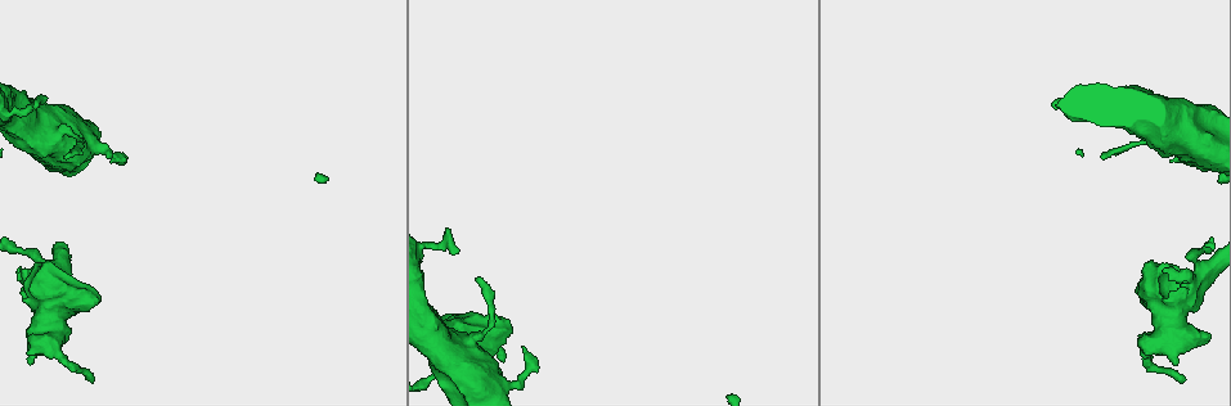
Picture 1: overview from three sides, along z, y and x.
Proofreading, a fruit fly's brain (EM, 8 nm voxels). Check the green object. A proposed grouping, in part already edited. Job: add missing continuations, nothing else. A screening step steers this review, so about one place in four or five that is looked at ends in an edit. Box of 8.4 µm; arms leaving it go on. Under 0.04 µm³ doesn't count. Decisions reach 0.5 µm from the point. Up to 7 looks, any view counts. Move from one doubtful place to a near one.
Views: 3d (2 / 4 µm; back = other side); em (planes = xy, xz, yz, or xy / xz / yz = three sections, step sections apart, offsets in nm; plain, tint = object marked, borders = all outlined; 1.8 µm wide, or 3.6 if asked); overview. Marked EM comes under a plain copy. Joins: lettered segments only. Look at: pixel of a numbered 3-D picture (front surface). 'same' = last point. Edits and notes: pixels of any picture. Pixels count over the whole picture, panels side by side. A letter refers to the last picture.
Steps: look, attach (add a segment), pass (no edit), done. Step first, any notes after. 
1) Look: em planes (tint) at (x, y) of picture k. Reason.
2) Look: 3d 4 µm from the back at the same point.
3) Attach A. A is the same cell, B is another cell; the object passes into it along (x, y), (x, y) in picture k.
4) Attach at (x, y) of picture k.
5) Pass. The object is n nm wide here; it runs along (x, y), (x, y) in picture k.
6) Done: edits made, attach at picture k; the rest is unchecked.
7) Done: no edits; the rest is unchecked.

Look: 3d 2 µm from the back at (1185, 379) of picture 1. Thin end.

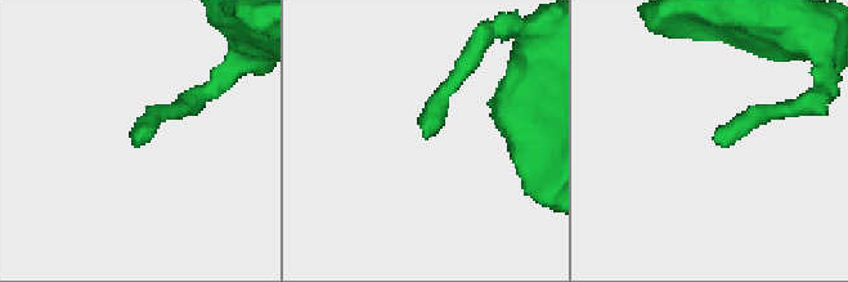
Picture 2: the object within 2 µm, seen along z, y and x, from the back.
Look: em planes (tint) at (716, 138) of picture 2. Shape alone is not enough.

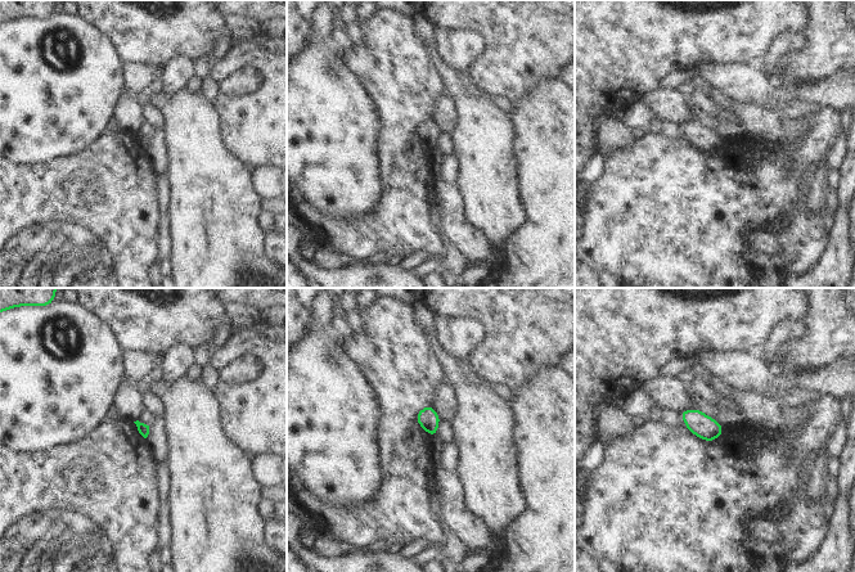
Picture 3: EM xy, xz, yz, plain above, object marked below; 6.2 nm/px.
Look: em planes (borders) at the same point.

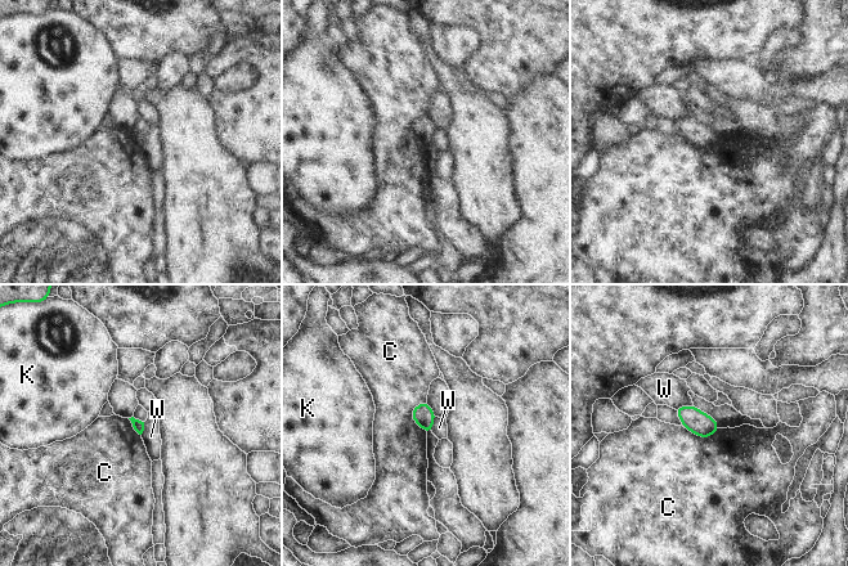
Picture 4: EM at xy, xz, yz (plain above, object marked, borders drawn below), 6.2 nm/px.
Pass. The longest contact is with C, 220 nm; C, K and W are other cells; none of them fits.

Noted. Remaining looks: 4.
Look: em xz step 16 (borders) at (1170, 162) of picture 1. Branch stops here.

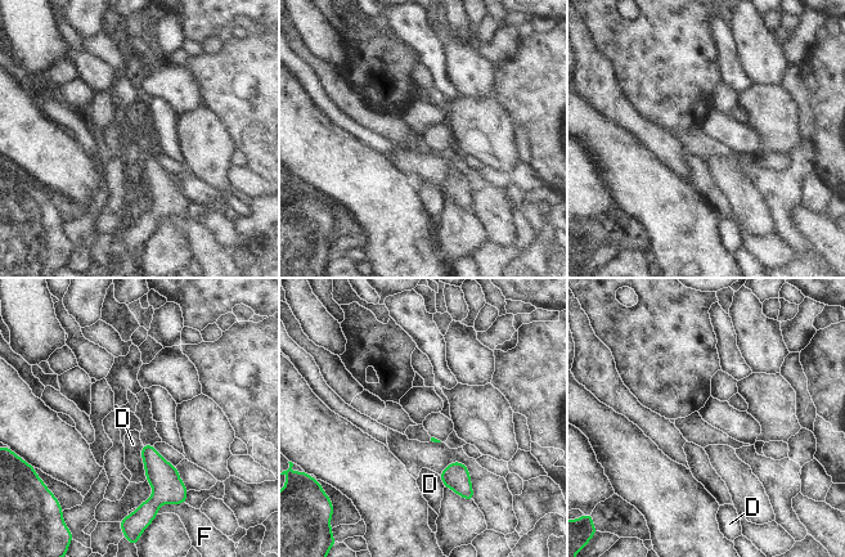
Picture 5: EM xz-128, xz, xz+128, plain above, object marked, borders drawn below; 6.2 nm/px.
Look: em planes (borders) at the same point.

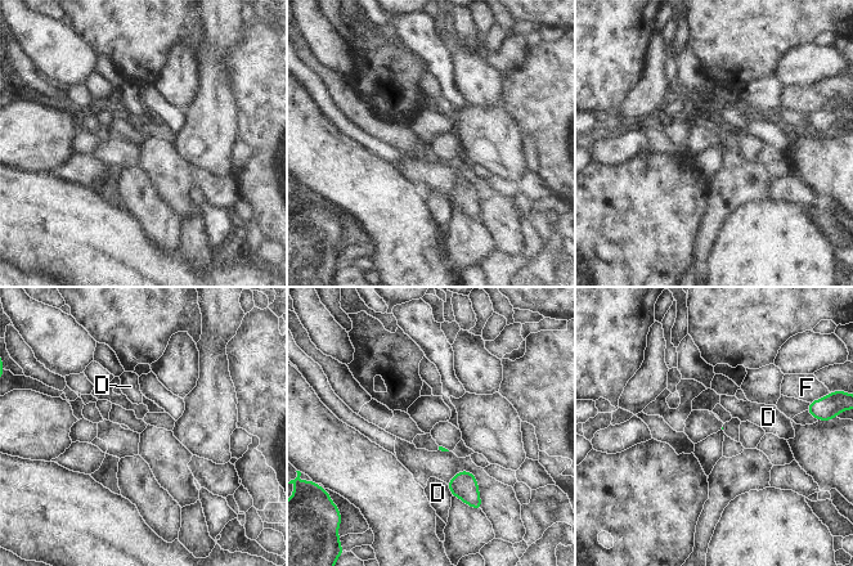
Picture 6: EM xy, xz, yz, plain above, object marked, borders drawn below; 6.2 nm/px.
Pass. D and F are other cells; no lettered segment goes on from it.

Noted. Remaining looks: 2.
Look: em planes (borders) at (457, 253) of picture 1. Thin end.

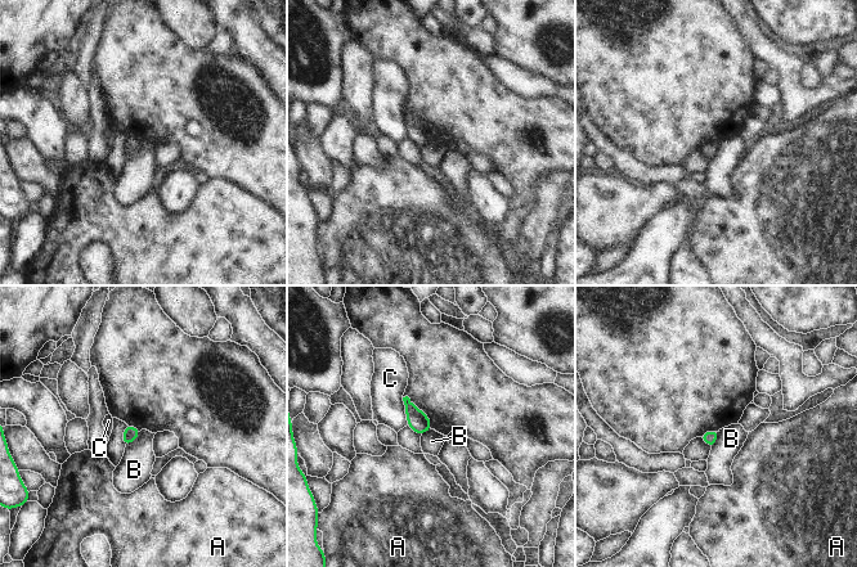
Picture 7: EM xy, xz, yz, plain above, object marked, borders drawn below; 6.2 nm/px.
Pass. The longest contact is with C, 180 nm; A, B and C are other cells; none of them fits.

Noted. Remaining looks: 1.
Done: no edits; the rest is unchecked.

